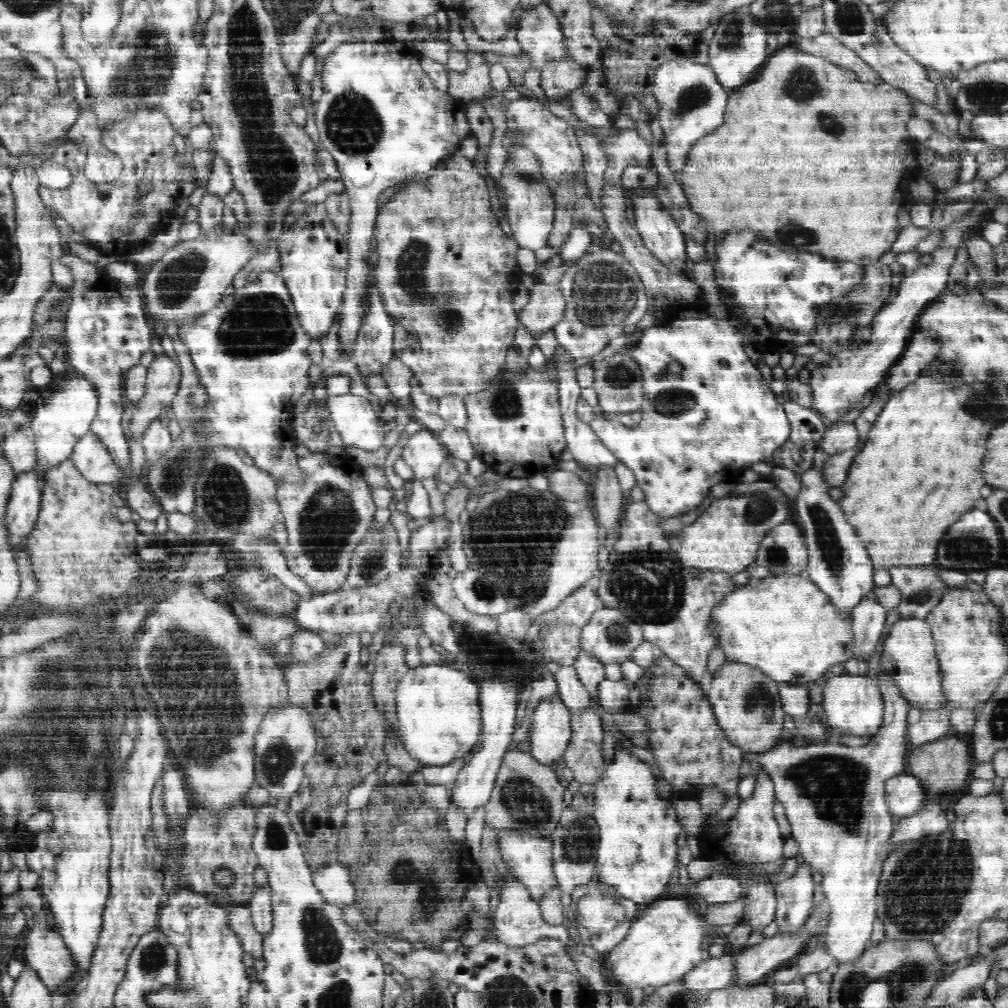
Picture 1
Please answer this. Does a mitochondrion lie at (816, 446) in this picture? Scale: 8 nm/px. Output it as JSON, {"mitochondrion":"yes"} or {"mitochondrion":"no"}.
{"mitochondrion":"no"}

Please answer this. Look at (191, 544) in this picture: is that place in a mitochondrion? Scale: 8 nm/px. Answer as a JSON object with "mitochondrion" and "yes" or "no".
{"mitochondrion":"no"}

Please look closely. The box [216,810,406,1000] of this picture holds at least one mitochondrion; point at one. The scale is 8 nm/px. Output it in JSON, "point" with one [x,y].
{"point":[323,945]}

